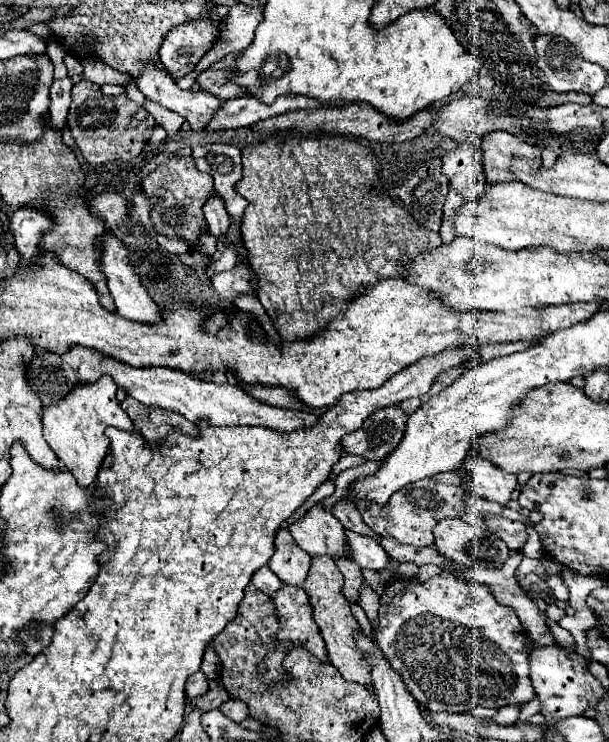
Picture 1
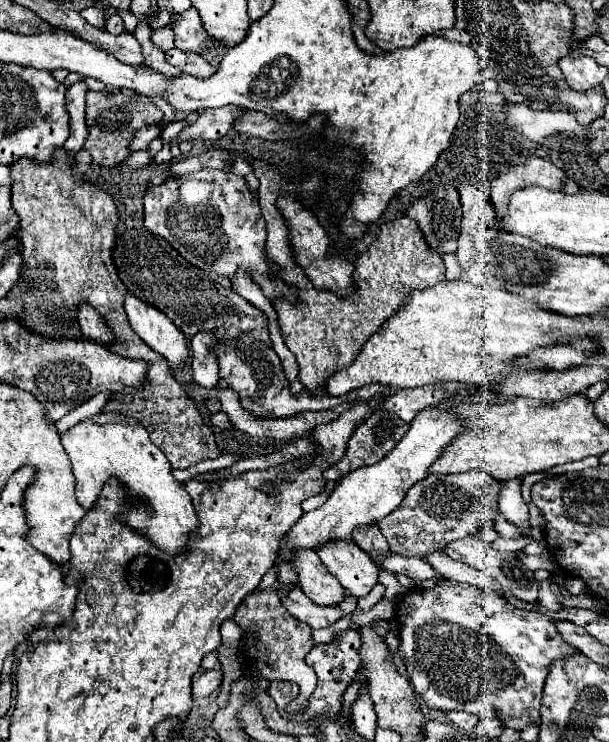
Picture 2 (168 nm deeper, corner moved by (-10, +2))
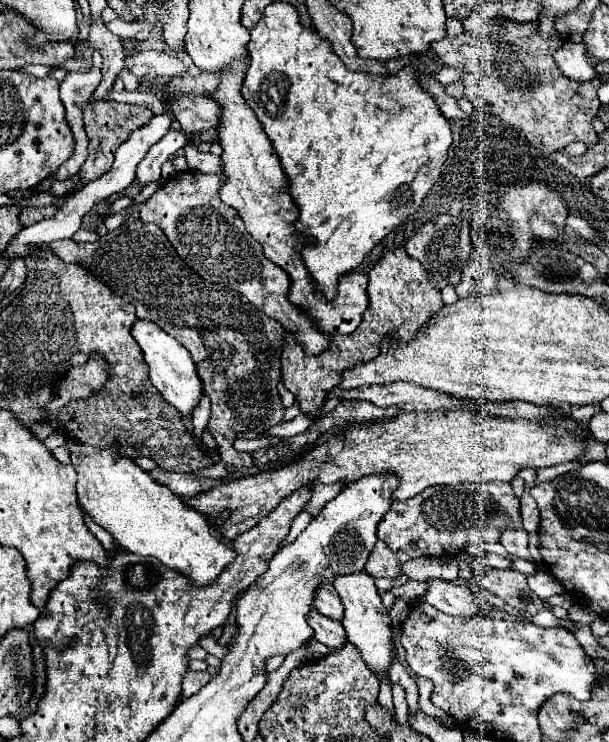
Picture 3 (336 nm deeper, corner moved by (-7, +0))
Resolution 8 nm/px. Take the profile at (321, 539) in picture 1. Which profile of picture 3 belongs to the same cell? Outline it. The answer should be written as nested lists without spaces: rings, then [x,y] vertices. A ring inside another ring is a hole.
[[[365,570],[353,572],[353,574],[339,574],[339,576],[335,576],[333,586],[345,606],[345,616],[343,616],[341,624],[347,632],[347,640],[353,642],[361,650],[361,656],[363,656],[365,664],[369,666],[369,670],[387,674],[395,646],[391,640],[391,620],[389,620],[387,610],[383,608],[381,598],[377,594],[375,578],[369,576]]]

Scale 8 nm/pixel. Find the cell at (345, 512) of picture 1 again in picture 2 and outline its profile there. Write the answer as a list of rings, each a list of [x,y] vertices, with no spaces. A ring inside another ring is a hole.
[[[364,526],[358,532],[354,532],[354,538],[356,538],[356,544],[366,554],[370,554],[370,558],[374,562],[380,562],[380,558],[384,558],[386,554],[390,554],[388,542],[384,540],[384,536],[382,536],[382,532],[380,532],[378,526]]]

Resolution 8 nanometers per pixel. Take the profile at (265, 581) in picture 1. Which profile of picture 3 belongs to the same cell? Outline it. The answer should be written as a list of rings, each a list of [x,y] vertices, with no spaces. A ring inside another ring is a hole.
[[[313,610],[313,614],[309,614],[307,618],[309,618],[309,626],[313,628],[315,640],[319,640],[319,642],[323,642],[323,644],[327,644],[329,648],[335,648],[335,650],[339,650],[343,646],[345,630],[339,622],[325,618],[317,610]]]

